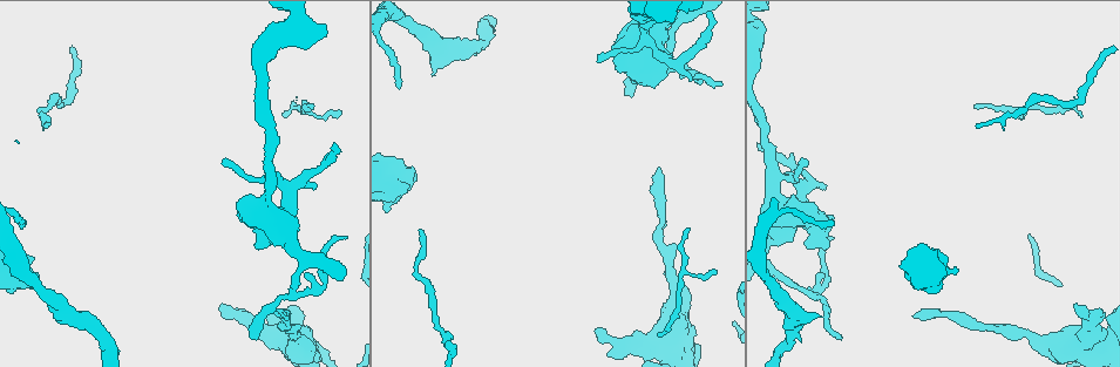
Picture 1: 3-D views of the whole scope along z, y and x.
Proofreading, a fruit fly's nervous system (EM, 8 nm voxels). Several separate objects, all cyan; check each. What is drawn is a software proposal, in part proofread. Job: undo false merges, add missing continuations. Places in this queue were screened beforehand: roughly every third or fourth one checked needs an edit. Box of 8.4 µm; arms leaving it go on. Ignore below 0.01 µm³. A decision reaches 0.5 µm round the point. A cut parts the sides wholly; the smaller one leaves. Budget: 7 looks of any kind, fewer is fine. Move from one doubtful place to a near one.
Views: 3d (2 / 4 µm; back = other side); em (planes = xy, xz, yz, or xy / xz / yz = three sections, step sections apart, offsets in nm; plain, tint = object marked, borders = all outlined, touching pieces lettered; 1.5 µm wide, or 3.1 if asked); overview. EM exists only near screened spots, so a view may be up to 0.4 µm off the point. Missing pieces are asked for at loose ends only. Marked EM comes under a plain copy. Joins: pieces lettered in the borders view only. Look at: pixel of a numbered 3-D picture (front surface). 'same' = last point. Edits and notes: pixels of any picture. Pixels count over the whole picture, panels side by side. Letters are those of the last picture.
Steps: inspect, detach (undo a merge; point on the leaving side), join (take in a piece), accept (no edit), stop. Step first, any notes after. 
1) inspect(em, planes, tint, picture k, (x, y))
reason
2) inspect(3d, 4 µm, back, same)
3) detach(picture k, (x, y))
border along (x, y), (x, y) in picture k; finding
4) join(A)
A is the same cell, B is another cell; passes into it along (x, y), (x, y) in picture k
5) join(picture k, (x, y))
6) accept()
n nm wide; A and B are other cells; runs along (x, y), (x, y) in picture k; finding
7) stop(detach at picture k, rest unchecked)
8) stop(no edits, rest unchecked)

inspect(em, xy, step 4, tint, picture 1, (834, 223))
an open end

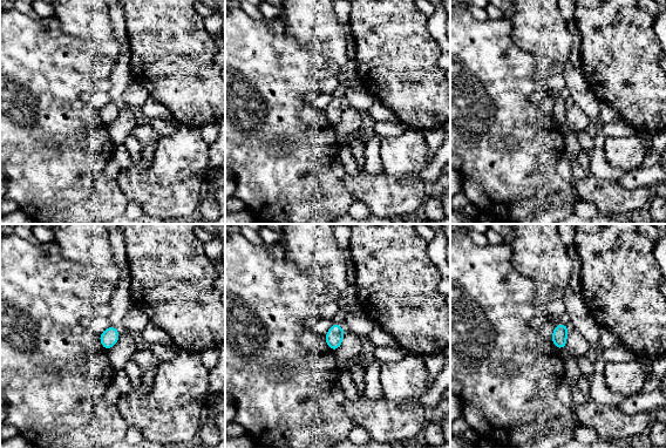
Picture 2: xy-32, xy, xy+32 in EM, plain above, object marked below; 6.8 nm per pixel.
inspect(em, yz, step 8, borders, same)

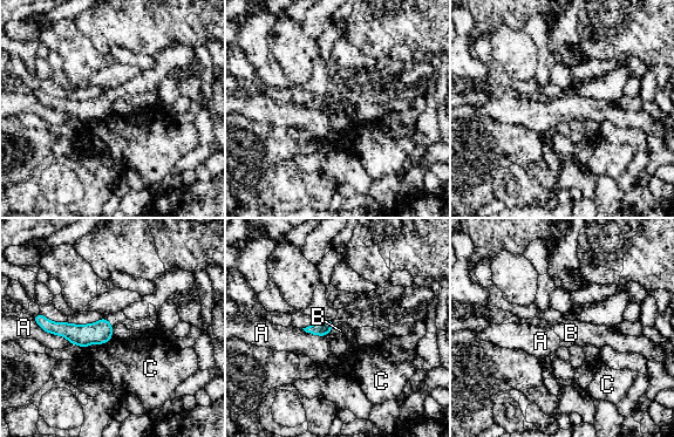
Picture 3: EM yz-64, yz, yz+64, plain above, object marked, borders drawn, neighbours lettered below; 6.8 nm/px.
accept()
A, B and C are other cells; runs along (43, 320), (76, 334), (108, 336) in picture 3; no lettered piece goes on from it

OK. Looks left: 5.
inspect(em, planes, borders, picture 1, (819, 315))
an open end

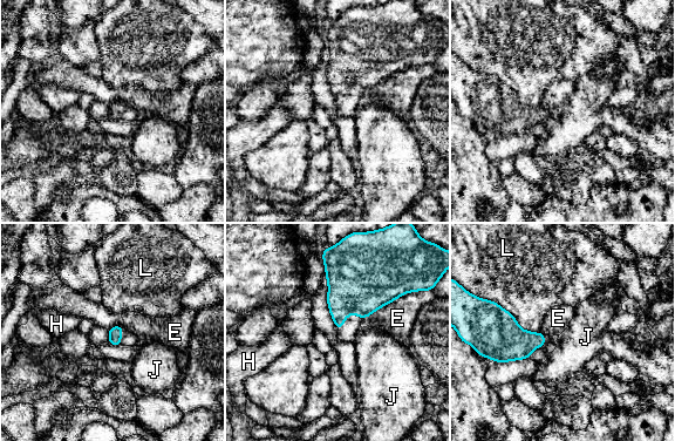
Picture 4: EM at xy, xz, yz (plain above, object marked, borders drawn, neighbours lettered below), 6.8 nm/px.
accept()
E, H, J and L are other cells; border along (407, 292), (362, 318) in picture 4; no lettered piece goes on from it

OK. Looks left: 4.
inspect(3d, 4 µm, picture 1, (412, 170))

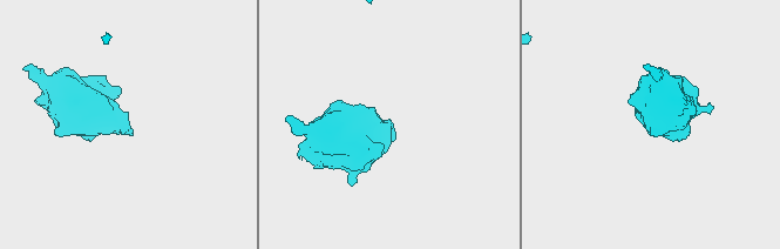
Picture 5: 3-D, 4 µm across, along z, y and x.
inspect(em, xz, step 8, borders, picture 5, (124, 132))
now the EM

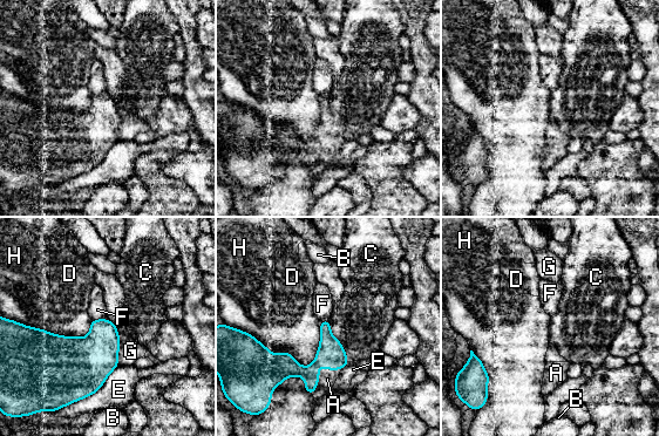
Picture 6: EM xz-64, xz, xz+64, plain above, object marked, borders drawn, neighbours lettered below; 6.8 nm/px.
join(A)
A is the same cell, B, C, D, E, F, G and H are other cells; passes into it along (333, 356), (318, 376), (327, 379) in picture 6; it goes on there

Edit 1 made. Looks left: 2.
stop(join at picture 6, rest unchecked)

